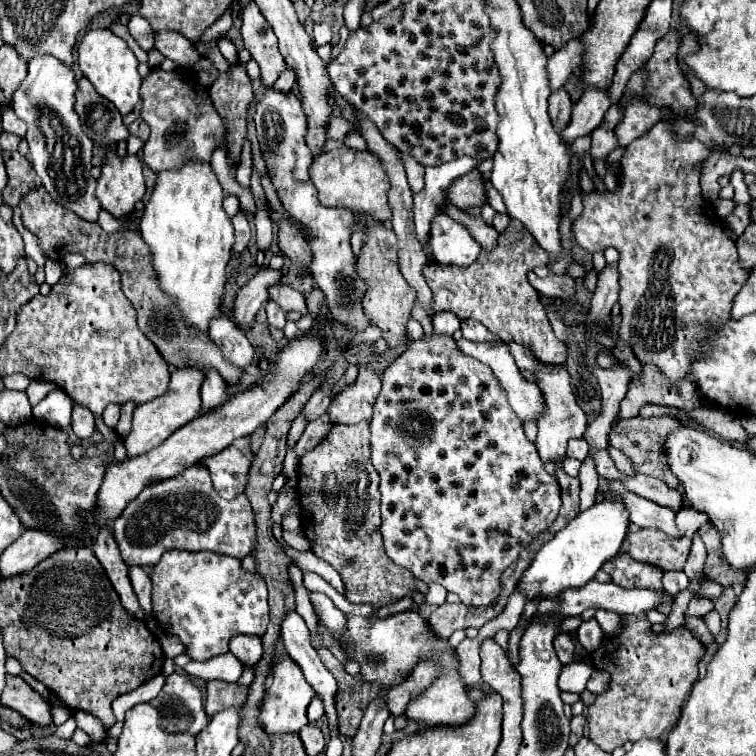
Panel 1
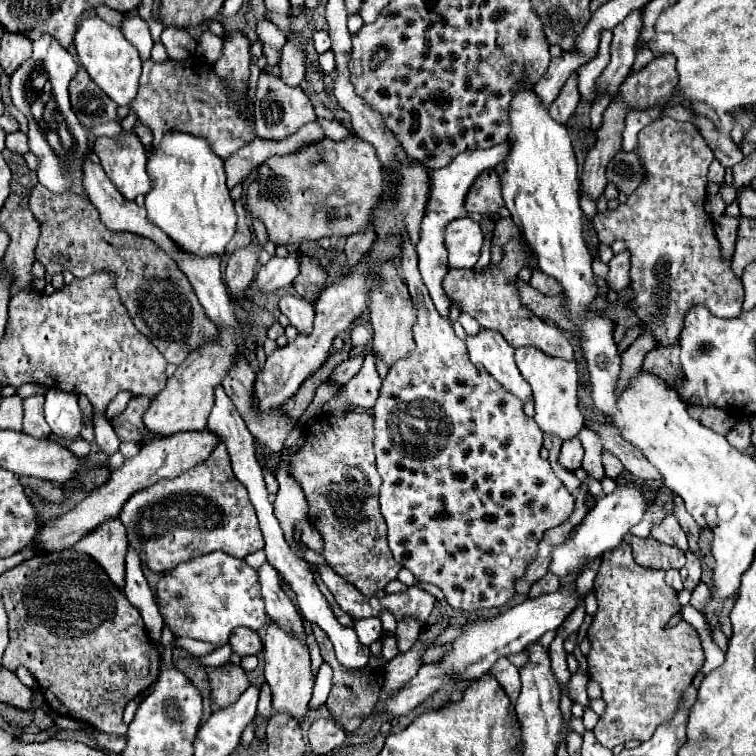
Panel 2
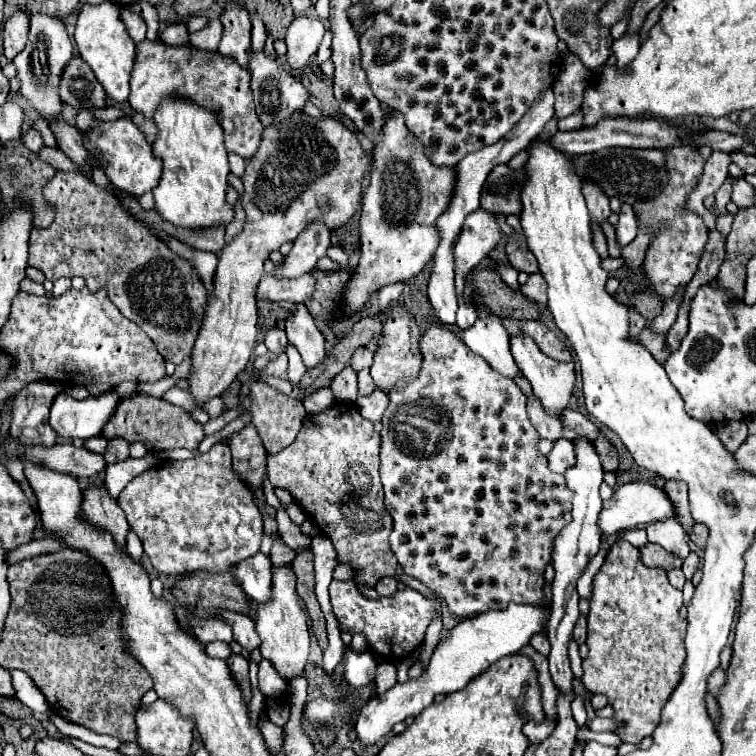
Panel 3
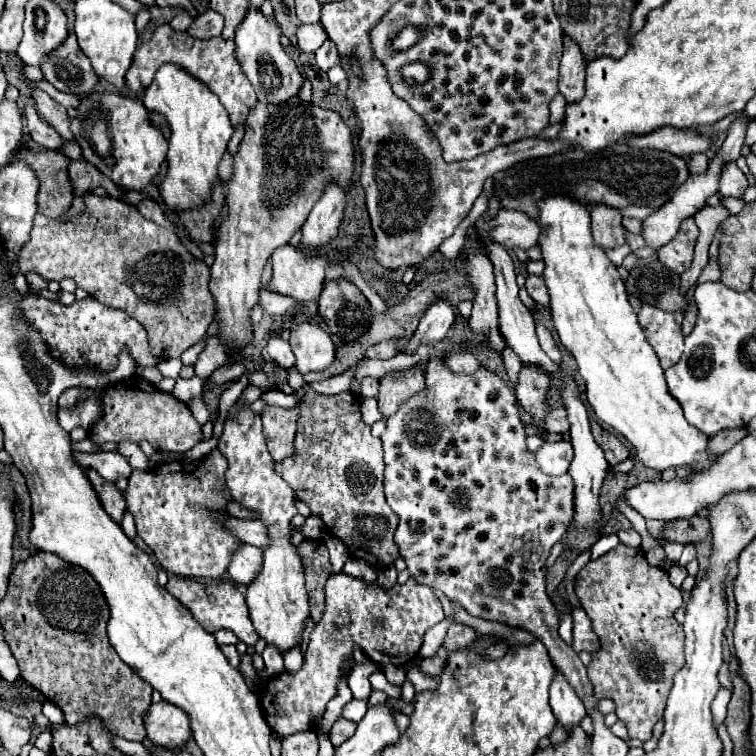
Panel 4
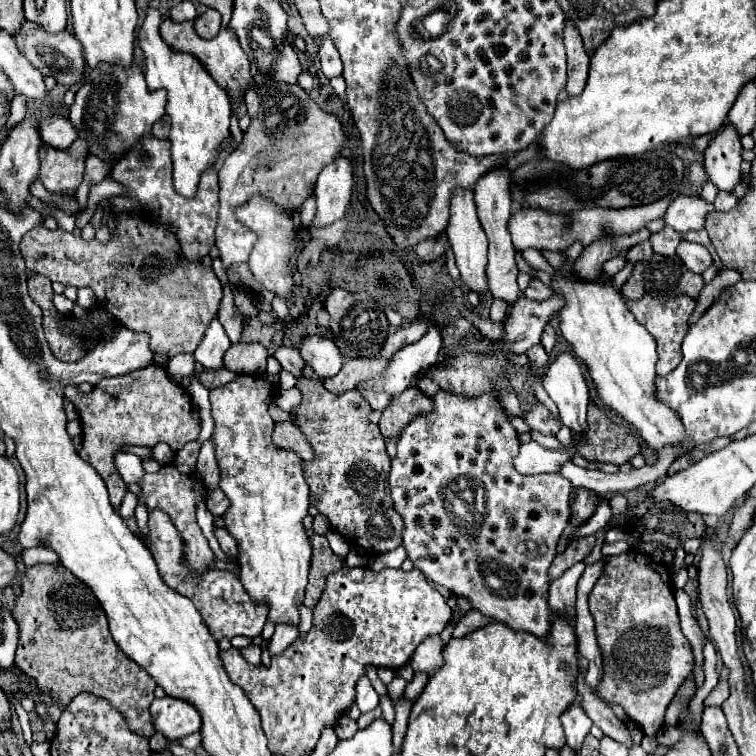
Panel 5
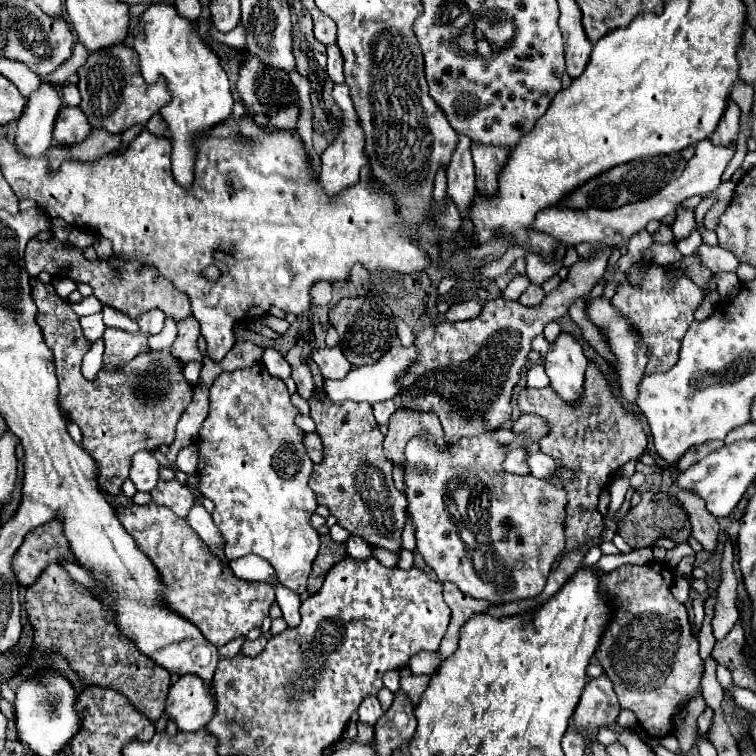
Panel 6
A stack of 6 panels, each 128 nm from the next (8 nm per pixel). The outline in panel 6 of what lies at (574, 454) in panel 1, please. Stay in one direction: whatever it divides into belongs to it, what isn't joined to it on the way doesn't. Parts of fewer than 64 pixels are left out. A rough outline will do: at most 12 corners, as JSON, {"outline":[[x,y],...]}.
{"outline":[[538,442],[518,446],[504,460],[504,470],[530,474],[526,458],[540,452]]}

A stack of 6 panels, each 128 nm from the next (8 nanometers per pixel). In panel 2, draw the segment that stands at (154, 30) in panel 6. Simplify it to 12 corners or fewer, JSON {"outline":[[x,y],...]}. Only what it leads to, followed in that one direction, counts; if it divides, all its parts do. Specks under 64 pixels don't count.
{"outline":[[168,132],[148,160],[148,220],[186,254],[236,232],[224,162]]}

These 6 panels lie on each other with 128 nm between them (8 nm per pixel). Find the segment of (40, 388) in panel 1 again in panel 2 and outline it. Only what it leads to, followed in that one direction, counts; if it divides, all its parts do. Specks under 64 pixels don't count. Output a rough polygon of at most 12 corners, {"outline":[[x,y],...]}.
{"outline":[[44,396],[24,400],[24,434],[48,438],[44,420]]}

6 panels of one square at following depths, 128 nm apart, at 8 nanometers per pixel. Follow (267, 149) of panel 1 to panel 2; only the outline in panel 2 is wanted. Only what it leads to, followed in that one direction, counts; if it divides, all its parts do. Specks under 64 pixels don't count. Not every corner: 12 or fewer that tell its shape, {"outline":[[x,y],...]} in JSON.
{"outline":[[262,72],[256,136],[282,140],[316,120],[302,88]]}

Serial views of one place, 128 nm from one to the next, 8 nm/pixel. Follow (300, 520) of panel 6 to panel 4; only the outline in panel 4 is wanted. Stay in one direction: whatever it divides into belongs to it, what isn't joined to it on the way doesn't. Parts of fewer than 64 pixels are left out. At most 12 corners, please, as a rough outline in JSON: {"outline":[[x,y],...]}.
{"outline":[[232,406],[218,448],[226,484],[260,510],[270,546],[246,604],[284,654],[310,616],[290,544],[296,494],[276,476],[250,406]]}

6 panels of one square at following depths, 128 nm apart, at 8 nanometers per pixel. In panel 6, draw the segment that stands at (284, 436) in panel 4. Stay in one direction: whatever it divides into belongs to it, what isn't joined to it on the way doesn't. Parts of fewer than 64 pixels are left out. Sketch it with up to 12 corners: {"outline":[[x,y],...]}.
{"outline":[[316,432],[302,438],[306,452],[314,464],[322,460],[322,444]]}

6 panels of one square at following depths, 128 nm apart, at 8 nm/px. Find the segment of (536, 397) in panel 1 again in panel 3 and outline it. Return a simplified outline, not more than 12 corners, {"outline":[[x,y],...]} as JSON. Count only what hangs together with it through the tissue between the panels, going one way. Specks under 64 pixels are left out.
{"outline":[[480,318],[464,344],[492,370],[516,378],[510,336],[498,318]]}

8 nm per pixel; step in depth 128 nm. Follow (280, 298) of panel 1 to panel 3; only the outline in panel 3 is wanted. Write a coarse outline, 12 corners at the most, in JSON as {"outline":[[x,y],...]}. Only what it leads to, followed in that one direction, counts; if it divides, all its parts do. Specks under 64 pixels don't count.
{"outline":[[304,304],[286,320],[286,336],[306,368],[326,356],[326,338]]}

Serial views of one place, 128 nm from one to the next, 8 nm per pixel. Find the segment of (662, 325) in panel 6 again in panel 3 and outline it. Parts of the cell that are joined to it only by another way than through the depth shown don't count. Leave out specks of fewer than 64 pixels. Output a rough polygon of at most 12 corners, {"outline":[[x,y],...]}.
{"outline":[[650,324],[640,334],[640,344],[660,364],[668,360],[666,336],[654,334]]}

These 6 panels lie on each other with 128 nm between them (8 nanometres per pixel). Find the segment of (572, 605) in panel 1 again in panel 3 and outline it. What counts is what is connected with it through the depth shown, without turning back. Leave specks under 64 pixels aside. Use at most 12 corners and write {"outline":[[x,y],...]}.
{"outline":[[548,606],[462,620],[418,678],[372,698],[356,720],[374,744],[544,632]]}

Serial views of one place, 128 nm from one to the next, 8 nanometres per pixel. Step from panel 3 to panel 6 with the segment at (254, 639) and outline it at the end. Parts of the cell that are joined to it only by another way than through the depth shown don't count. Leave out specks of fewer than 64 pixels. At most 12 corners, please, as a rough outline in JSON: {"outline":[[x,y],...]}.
{"outline":[[154,502],[116,512],[168,604],[220,648],[276,602]]}

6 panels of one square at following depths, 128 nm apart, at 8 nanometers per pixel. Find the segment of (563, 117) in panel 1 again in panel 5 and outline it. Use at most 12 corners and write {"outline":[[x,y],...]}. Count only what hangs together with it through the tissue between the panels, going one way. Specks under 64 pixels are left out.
{"outline":[[576,26],[564,28],[568,60],[566,92],[580,96],[590,56]]}

